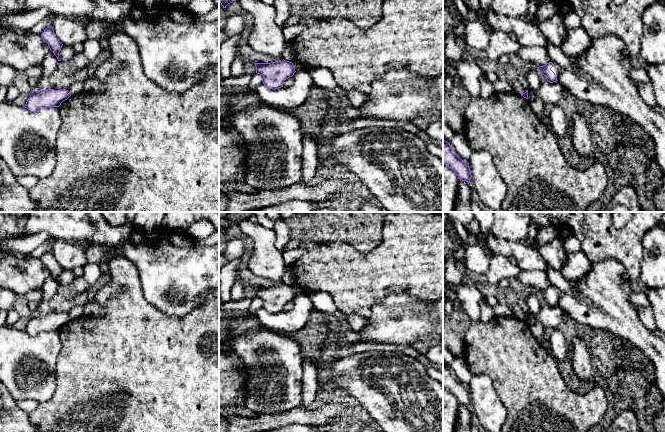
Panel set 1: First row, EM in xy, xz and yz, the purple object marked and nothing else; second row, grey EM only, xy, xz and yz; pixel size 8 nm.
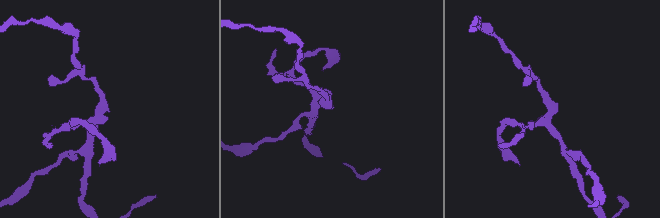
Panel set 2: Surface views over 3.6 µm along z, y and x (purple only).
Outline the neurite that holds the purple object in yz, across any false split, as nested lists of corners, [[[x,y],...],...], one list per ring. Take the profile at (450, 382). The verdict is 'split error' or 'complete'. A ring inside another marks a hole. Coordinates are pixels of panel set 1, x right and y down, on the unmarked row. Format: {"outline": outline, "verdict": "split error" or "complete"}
{"outline": [[[443,363],[443,388],[452,393],[462,405],[470,406],[472,401],[469,390],[456,378],[450,367]]], "verdict": "complete"}

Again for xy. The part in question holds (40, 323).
{"outline": [[[47,313],[33,315],[24,331],[30,336],[36,336],[41,332],[59,331],[70,320],[71,318],[68,314]]], "verdict": "complete"}

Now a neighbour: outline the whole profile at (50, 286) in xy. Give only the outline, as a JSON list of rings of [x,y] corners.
[[[50,274],[48,276],[48,278],[46,279],[42,289],[43,289],[43,297],[42,297],[42,302],[45,302],[45,301],[49,301],[51,300],[57,289],[58,289],[58,283],[57,281],[54,279],[54,277]]]

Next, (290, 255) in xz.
[[[288,249],[283,252],[283,259],[287,265],[292,265],[295,260],[299,259],[304,254],[304,249]]]

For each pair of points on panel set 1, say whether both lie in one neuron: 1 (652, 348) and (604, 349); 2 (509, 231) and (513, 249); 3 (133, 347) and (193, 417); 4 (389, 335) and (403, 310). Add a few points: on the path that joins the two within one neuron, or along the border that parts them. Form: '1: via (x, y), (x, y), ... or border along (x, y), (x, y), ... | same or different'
1: border along (618, 337), (630, 340), (654, 366) | different
2: border along (492, 231), (498, 237), (527, 242) | different
3: via (140, 364), (176, 400) | same
4: via (389, 329), (399, 316) | same

